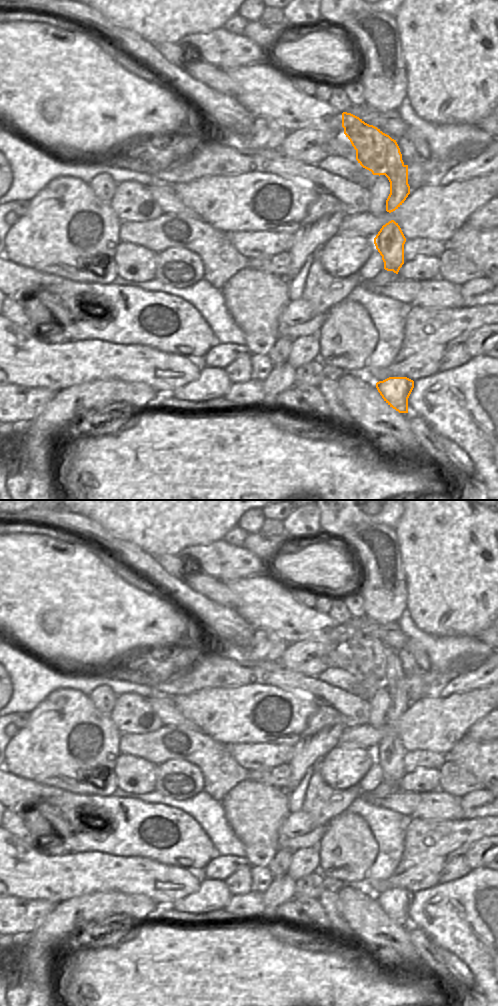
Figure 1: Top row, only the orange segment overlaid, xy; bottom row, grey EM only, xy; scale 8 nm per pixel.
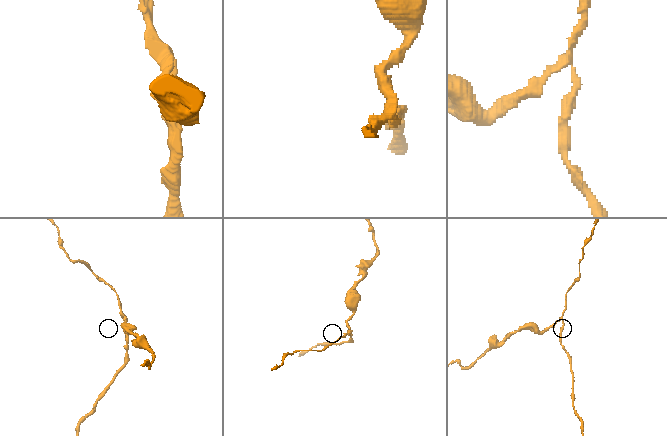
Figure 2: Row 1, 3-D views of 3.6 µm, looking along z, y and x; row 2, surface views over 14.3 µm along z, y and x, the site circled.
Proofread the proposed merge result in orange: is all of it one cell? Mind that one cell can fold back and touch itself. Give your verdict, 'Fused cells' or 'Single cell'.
Fused cells.

